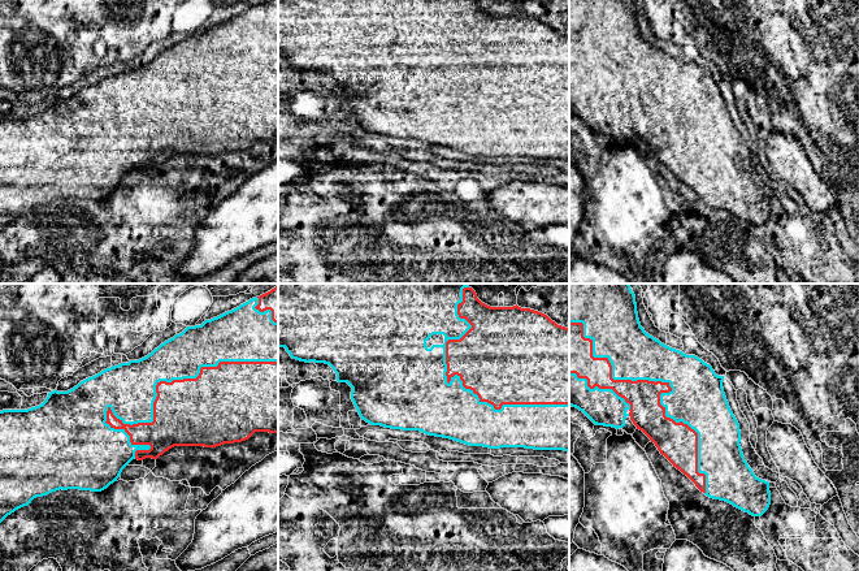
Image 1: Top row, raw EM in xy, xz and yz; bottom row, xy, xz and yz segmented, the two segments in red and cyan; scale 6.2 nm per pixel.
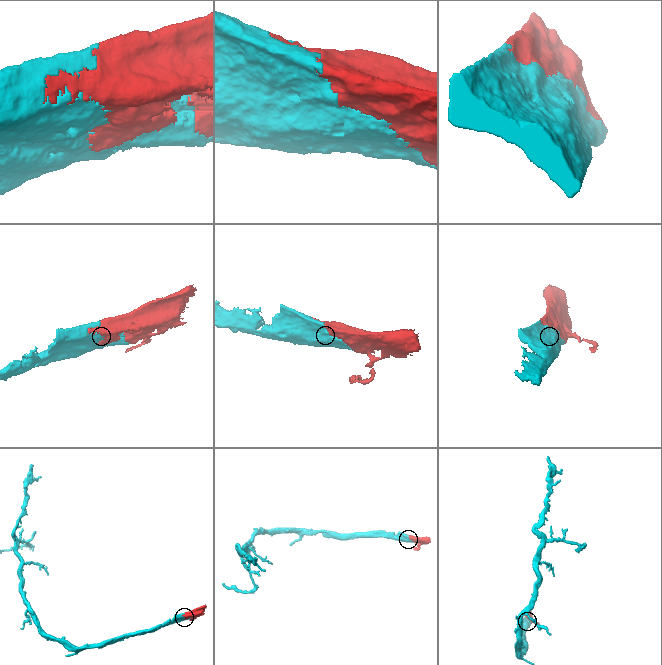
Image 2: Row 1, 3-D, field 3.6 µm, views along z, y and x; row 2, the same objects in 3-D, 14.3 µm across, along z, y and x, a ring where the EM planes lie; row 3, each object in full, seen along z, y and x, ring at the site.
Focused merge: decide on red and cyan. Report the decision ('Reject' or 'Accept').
Accept

